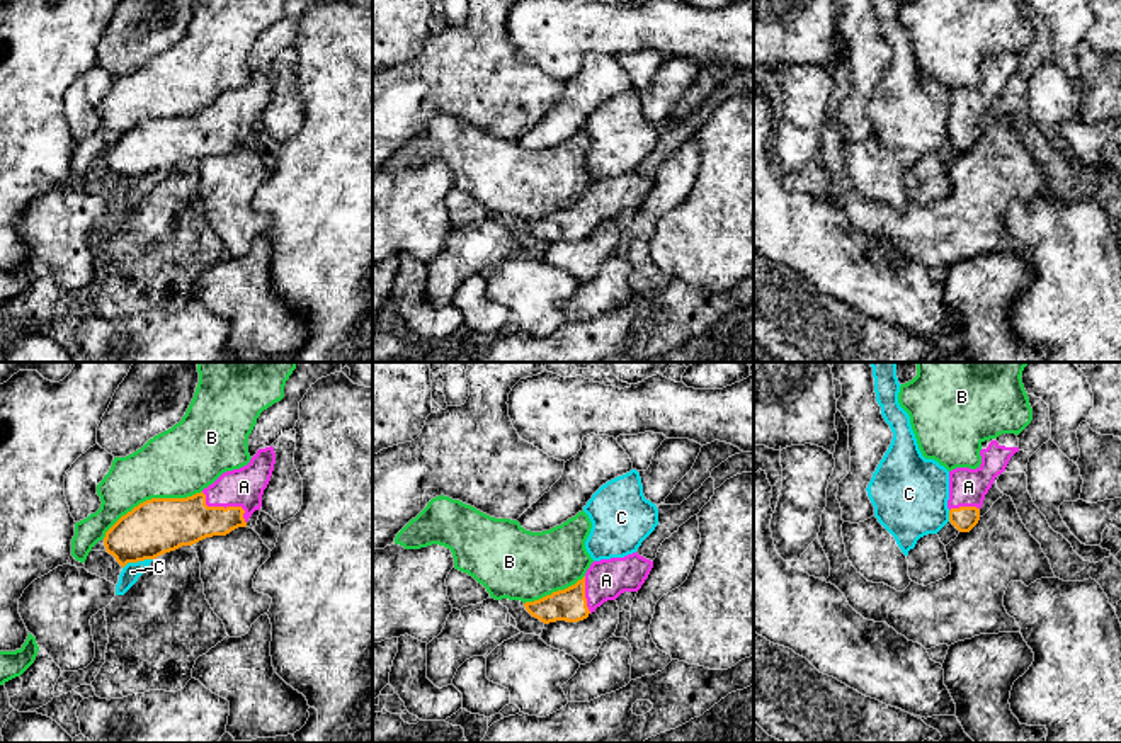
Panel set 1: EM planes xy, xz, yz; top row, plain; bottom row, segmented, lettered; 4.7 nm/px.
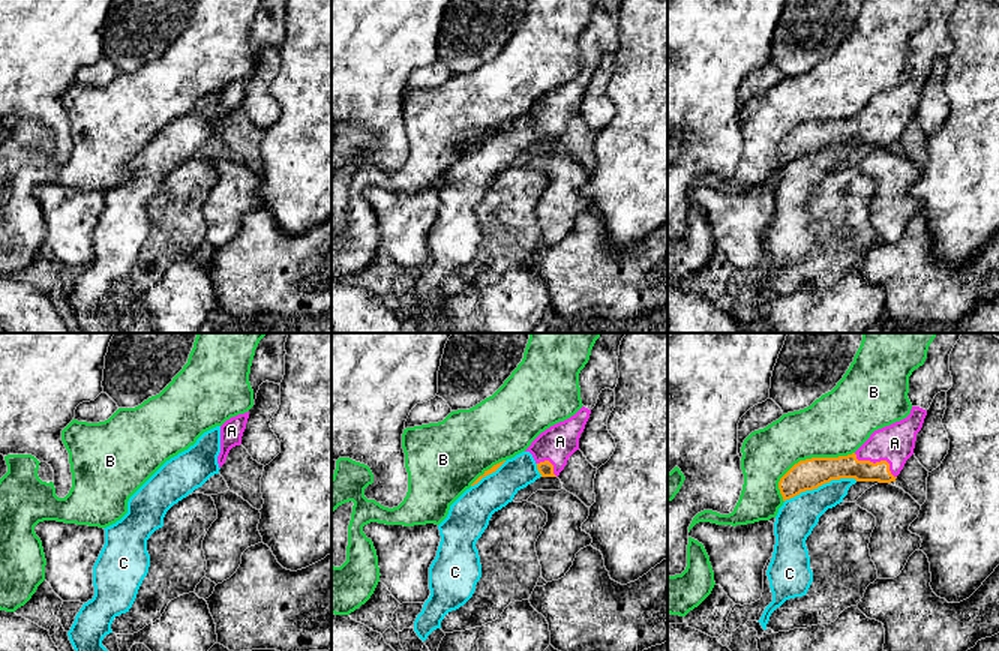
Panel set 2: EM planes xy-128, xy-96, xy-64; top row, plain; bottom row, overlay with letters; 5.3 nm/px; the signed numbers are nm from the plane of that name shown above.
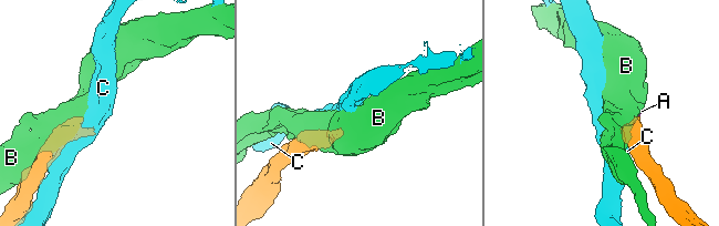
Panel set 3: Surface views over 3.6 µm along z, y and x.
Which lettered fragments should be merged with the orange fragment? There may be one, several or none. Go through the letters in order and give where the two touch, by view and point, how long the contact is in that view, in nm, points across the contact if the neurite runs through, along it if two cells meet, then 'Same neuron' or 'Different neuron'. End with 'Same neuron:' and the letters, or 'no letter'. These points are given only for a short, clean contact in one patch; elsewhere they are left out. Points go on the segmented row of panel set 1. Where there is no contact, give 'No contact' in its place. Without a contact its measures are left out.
A: Touches orange at xy (223, 507). Shared border 260 nm. Path across: xy (174, 522), (189, 521), (223, 507), (244, 487). Same neuron
B: Touches orange at xy (152, 499). Shared border 500 nm. Different neuron
C: Touches orange at xy (136, 561). Shared border 150 nm. Different neuron
Same neuron: A

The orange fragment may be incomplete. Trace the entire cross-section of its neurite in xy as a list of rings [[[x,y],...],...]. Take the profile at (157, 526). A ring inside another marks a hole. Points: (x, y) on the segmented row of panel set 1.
[[[296,362],[296,369],[284,386],[284,398],[260,413],[248,435],[250,462],[240,469],[223,473],[213,485],[187,498],[151,498],[122,515],[104,537],[109,554],[124,568],[128,563],[155,559],[182,546],[192,546],[206,537],[226,536],[238,527],[247,527],[248,519],[262,507],[274,464],[274,442],[296,427],[299,401],[322,377],[342,372],[342,362]]]

